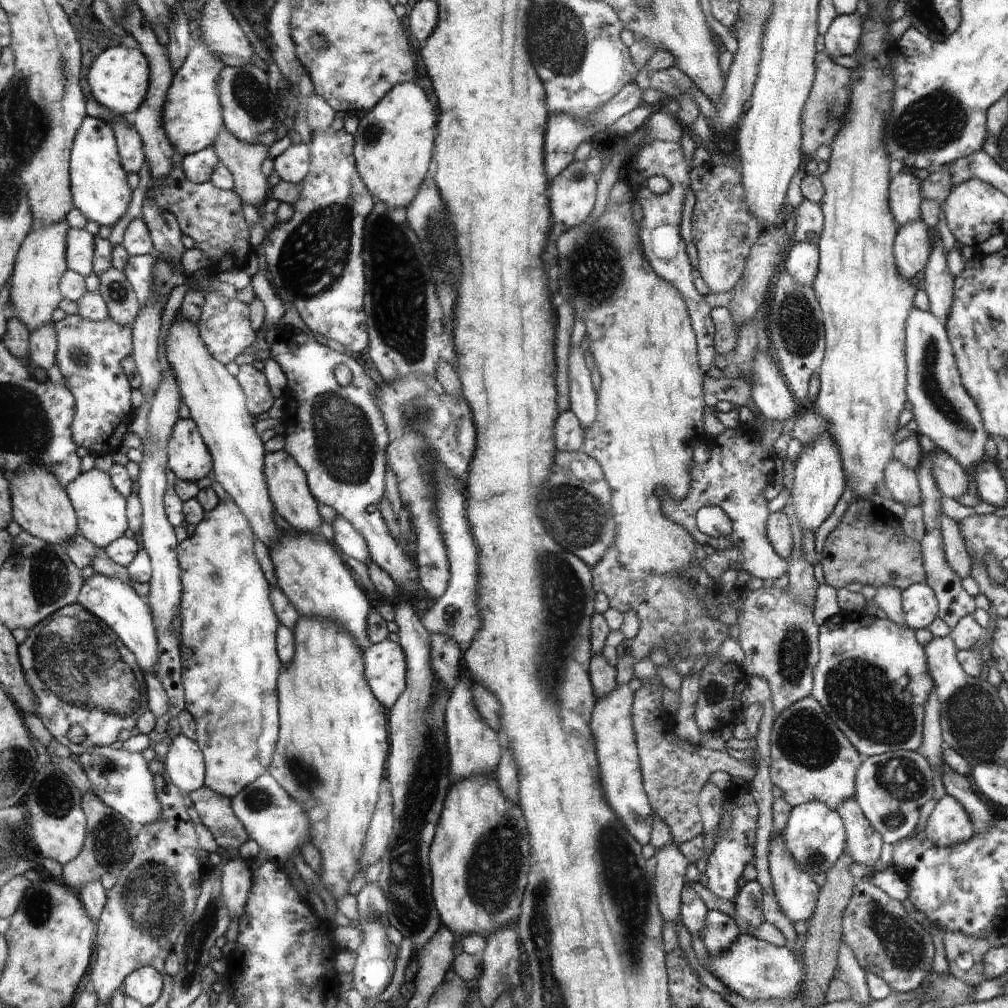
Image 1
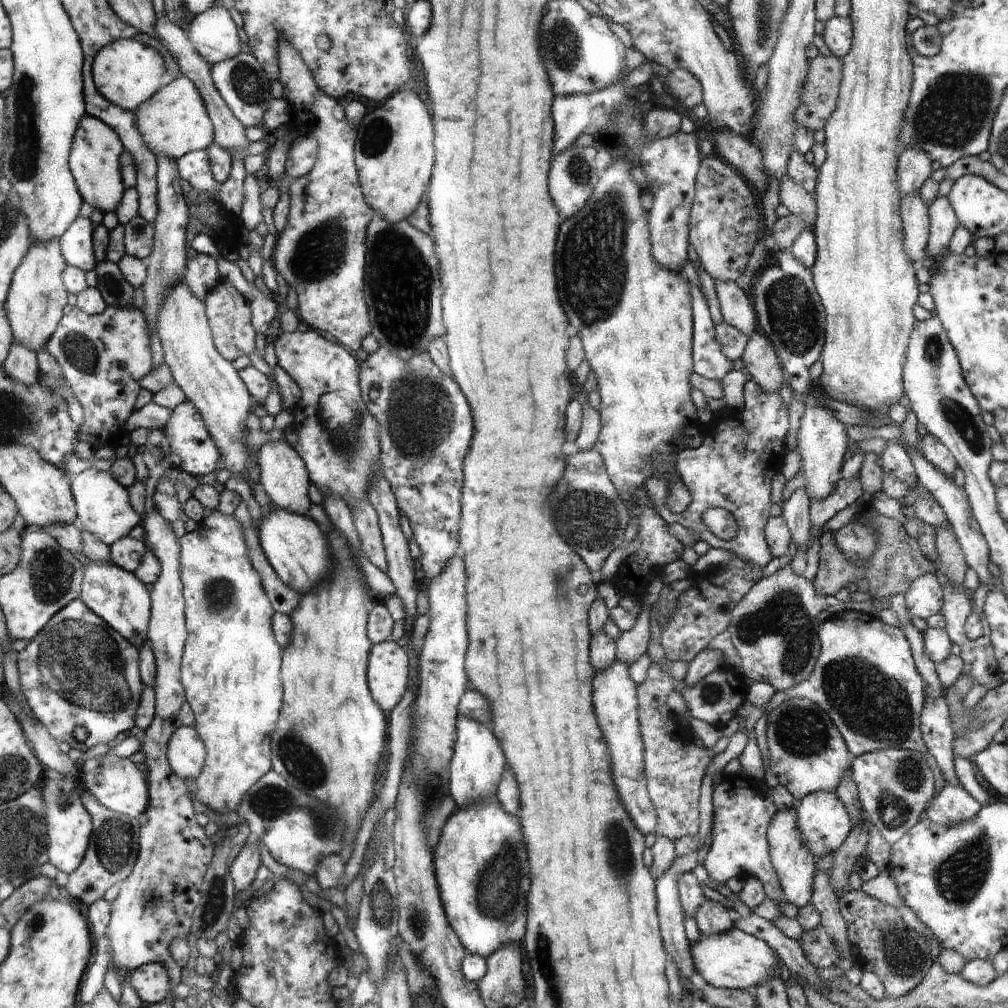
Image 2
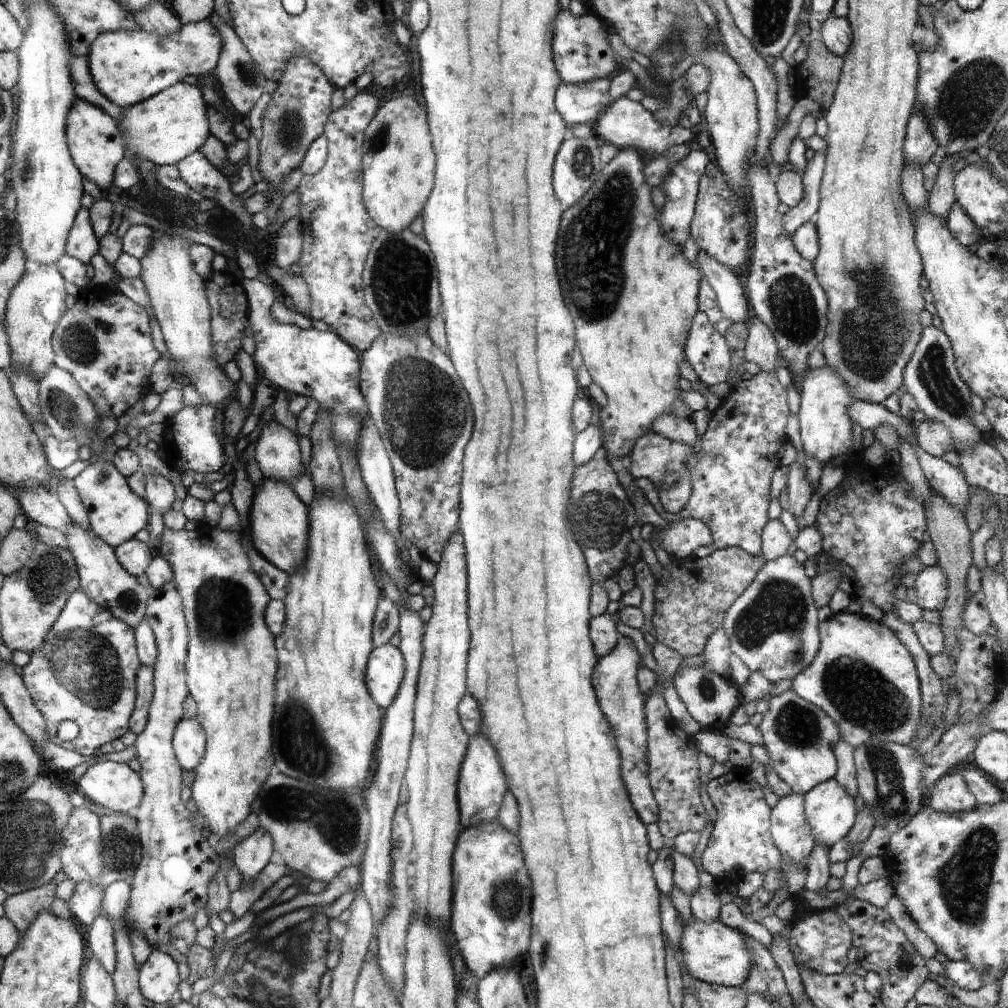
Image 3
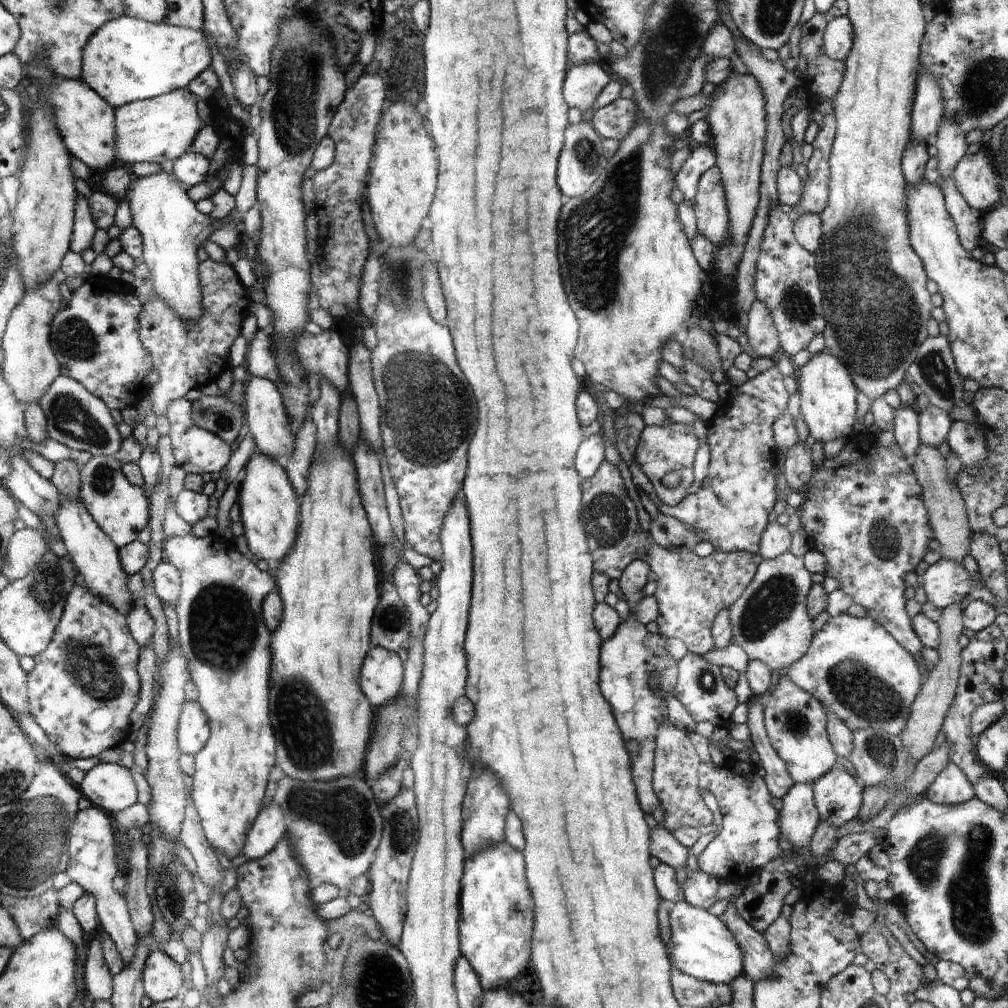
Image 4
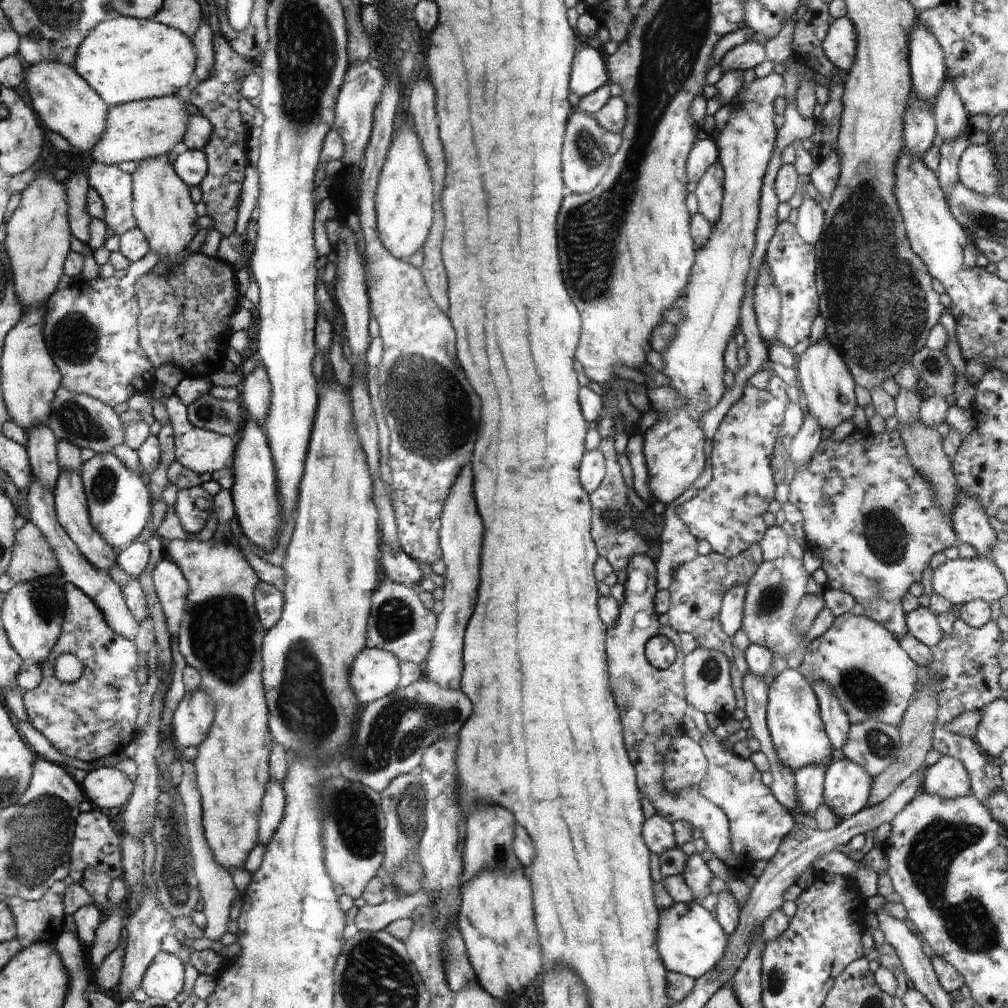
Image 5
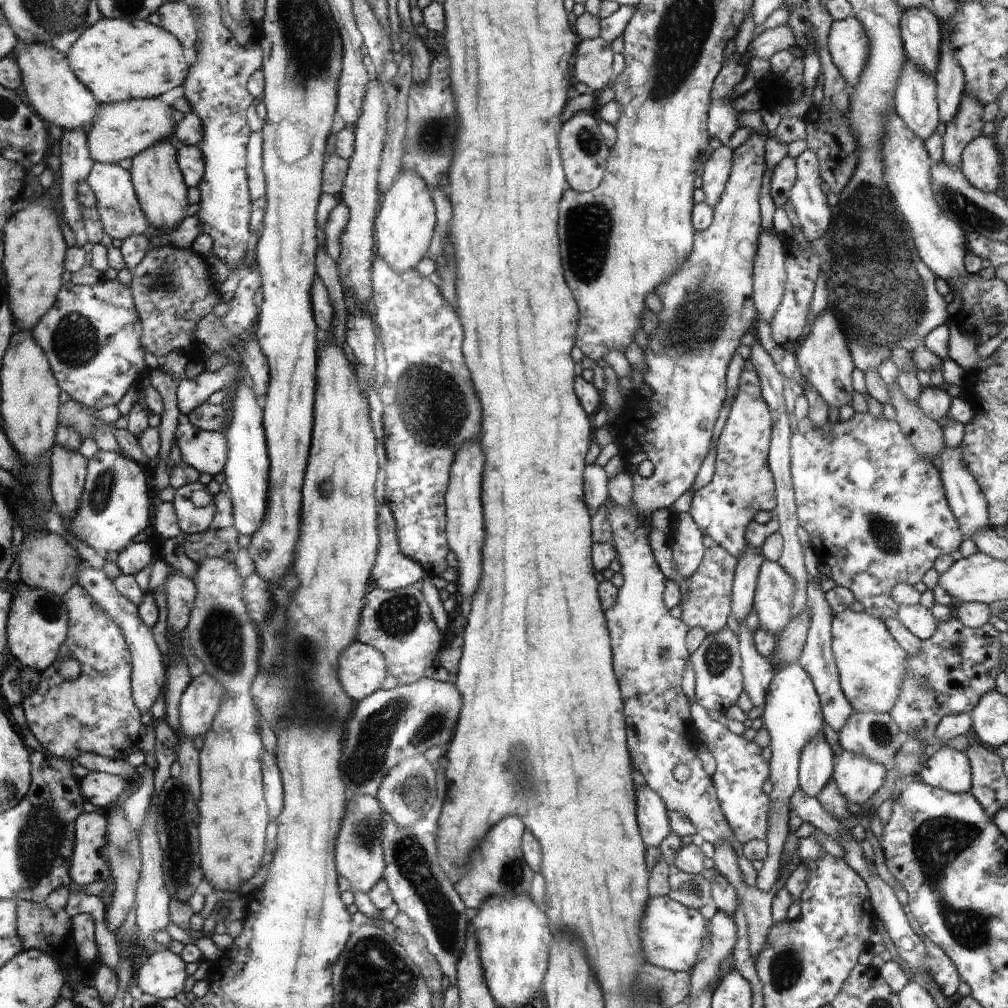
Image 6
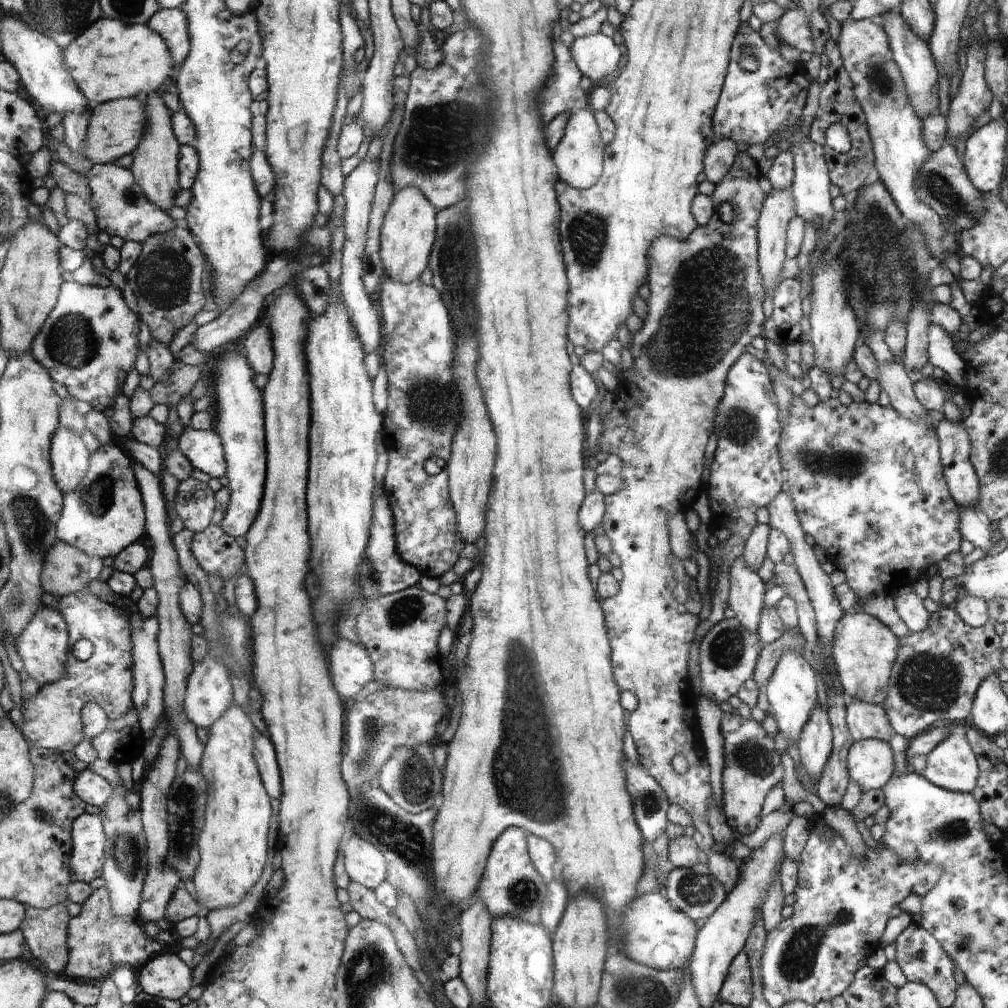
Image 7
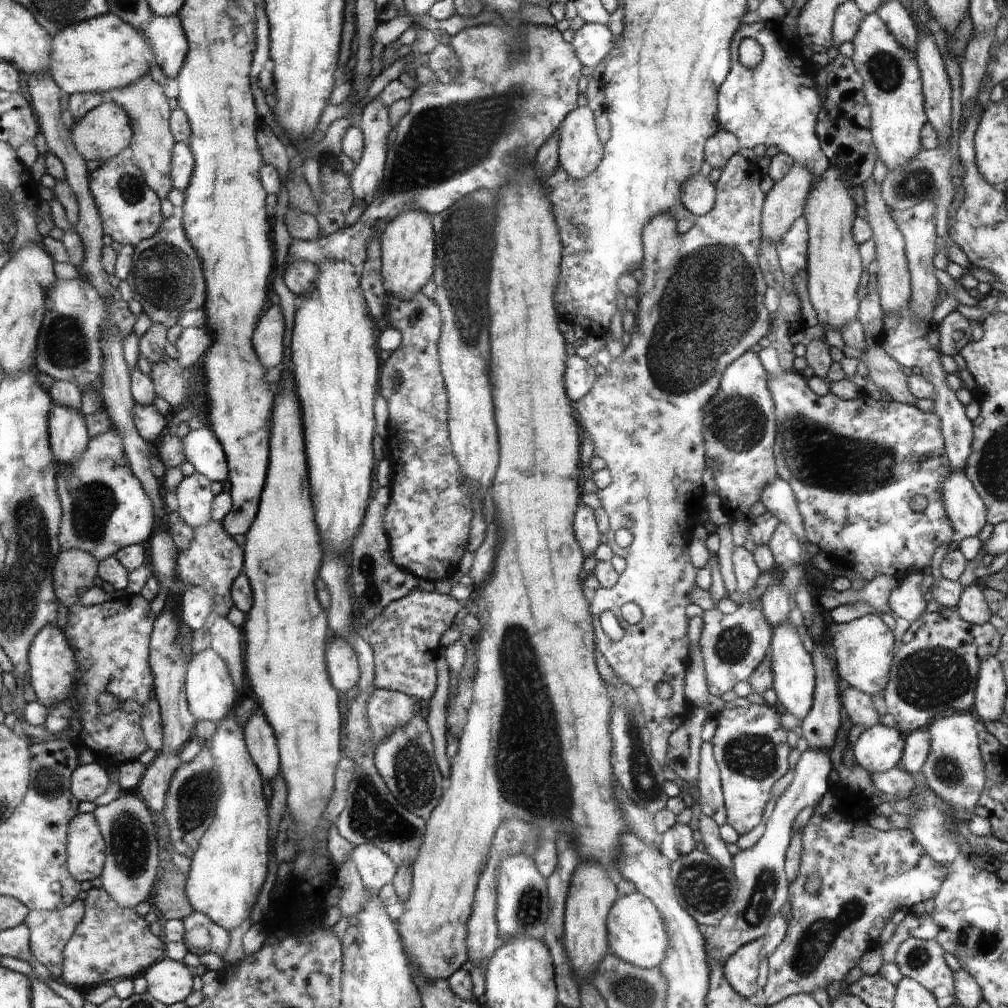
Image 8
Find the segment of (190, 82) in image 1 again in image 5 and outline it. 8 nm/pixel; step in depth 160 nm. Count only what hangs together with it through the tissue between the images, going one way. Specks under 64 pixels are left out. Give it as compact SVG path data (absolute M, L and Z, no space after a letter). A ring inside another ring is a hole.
M179 95L166 96L154 99L145 99L125 103L109 110L108 130L105 132L100 143L94 147L90 157L95 164L118 166L123 162L142 162L149 158L168 155L173 148L185 139L189 130L190 113L187 110L188 104Z

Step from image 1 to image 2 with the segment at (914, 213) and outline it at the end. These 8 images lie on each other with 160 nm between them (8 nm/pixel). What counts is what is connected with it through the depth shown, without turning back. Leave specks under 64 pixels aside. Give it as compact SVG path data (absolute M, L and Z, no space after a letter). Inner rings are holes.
M914 145L905 146L900 154L898 166L898 182L902 198L905 198L907 194L918 191L924 182L931 178L933 172L931 162L931 158L924 151Z

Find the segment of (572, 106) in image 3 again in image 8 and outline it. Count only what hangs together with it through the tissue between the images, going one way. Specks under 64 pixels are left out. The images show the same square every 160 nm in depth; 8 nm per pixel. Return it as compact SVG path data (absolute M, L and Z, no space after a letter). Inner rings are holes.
M586 23L575 32L571 44L581 64L584 64L589 72L608 56L610 48L614 46L614 38L610 32L607 26L594 23Z

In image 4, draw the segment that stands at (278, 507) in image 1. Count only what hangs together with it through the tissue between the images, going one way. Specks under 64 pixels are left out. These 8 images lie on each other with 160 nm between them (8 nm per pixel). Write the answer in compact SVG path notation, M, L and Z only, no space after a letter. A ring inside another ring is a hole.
M249 375L244 383L243 409L245 422L254 436L256 451L266 453L276 460L292 452L295 436L289 427L289 418L285 411L281 391L274 381Z

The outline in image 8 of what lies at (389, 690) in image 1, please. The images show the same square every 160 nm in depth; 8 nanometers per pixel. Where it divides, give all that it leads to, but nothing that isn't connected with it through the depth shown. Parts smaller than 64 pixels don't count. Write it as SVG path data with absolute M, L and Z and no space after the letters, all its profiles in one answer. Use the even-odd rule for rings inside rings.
M332 640L329 646L328 662L330 680L333 681L334 688L338 692L350 690L361 680L361 665L356 660L353 648L348 646L346 640Z

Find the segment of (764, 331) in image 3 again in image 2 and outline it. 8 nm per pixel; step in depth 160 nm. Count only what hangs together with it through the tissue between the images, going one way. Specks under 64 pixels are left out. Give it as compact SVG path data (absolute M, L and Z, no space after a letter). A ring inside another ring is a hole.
M759 329L749 336L741 358L749 378L755 380L766 392L779 392L785 382L782 367L772 343Z

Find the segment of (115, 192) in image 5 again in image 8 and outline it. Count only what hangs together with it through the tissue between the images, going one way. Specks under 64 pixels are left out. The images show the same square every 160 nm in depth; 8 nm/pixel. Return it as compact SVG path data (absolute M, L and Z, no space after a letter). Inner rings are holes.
M120 155L106 162L89 174L89 190L102 220L104 233L113 241L122 246L130 244L136 247L142 240L150 239L160 231L160 200L157 194L148 188L142 170L134 162L123 161Z

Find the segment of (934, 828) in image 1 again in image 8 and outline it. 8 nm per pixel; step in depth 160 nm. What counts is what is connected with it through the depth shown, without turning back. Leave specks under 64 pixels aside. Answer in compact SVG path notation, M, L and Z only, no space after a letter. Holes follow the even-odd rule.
M956 712L937 718L926 729L930 732L930 752L922 766L926 785L946 804L954 806L960 820L969 821L985 786L985 765L979 750L978 718L971 713Z

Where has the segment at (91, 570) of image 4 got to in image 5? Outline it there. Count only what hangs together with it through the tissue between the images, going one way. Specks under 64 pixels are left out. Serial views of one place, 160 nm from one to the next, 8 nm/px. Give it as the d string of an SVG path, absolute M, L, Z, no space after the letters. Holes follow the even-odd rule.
M61 472L54 488L55 512L58 523L68 534L68 538L76 544L76 548L82 558L86 560L92 568L109 572L117 562L117 555L109 542L94 528L90 517L88 498L84 498L85 488L82 484L80 474L76 472Z

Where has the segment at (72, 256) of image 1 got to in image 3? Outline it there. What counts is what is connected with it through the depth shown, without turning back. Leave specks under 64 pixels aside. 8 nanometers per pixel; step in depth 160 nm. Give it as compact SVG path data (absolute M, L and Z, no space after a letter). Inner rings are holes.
M82 207L77 212L76 222L69 232L68 244L66 246L66 255L79 258L85 265L98 253L99 238L94 232L89 209Z

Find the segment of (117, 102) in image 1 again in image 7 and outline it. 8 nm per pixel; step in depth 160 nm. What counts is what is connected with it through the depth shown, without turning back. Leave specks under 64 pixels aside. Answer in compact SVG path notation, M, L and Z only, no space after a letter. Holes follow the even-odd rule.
M104 16L82 34L78 34L74 40L70 40L70 44L62 52L64 53L66 72L72 78L74 88L78 88L78 92L93 106L131 97L144 99L150 93L158 92L163 84L171 80L175 82L178 72L178 66L173 61L169 45L147 24L124 25L120 20L107 19Z

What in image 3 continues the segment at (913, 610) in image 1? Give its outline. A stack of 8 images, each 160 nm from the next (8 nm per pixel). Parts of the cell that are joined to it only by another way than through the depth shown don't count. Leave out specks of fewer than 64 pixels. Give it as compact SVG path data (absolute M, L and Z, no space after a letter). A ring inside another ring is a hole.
M938 564L925 567L917 574L915 588L917 604L924 610L938 610L944 606L947 597L947 576Z

